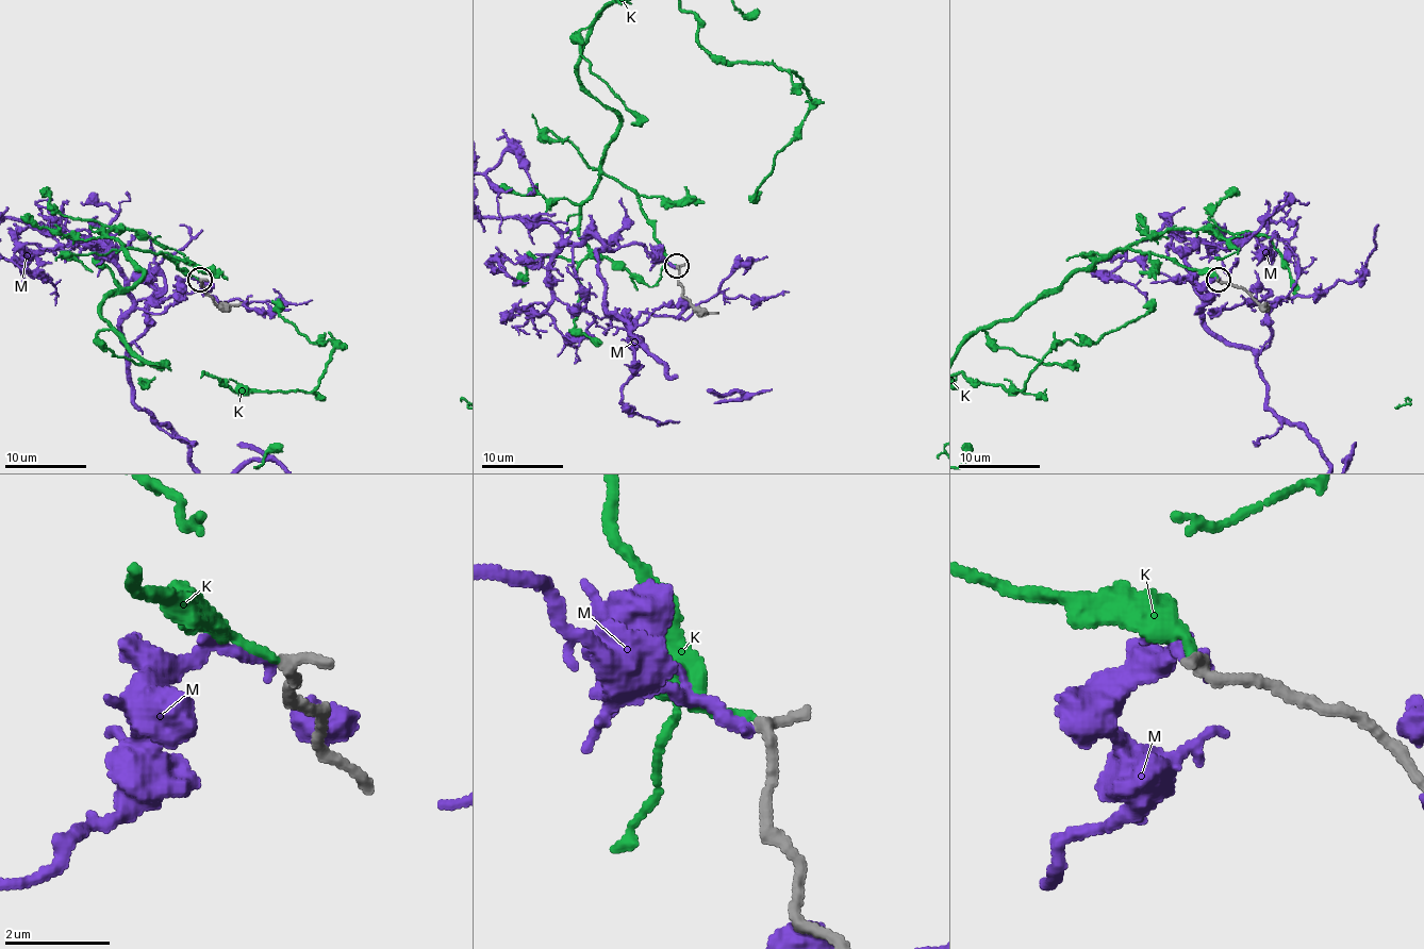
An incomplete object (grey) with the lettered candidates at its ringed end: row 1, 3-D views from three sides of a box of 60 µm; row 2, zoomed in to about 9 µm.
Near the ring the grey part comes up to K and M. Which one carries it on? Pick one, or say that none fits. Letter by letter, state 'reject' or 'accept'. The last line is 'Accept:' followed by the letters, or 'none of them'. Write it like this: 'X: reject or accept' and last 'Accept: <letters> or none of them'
K: accept
M: reject
Accept: K

